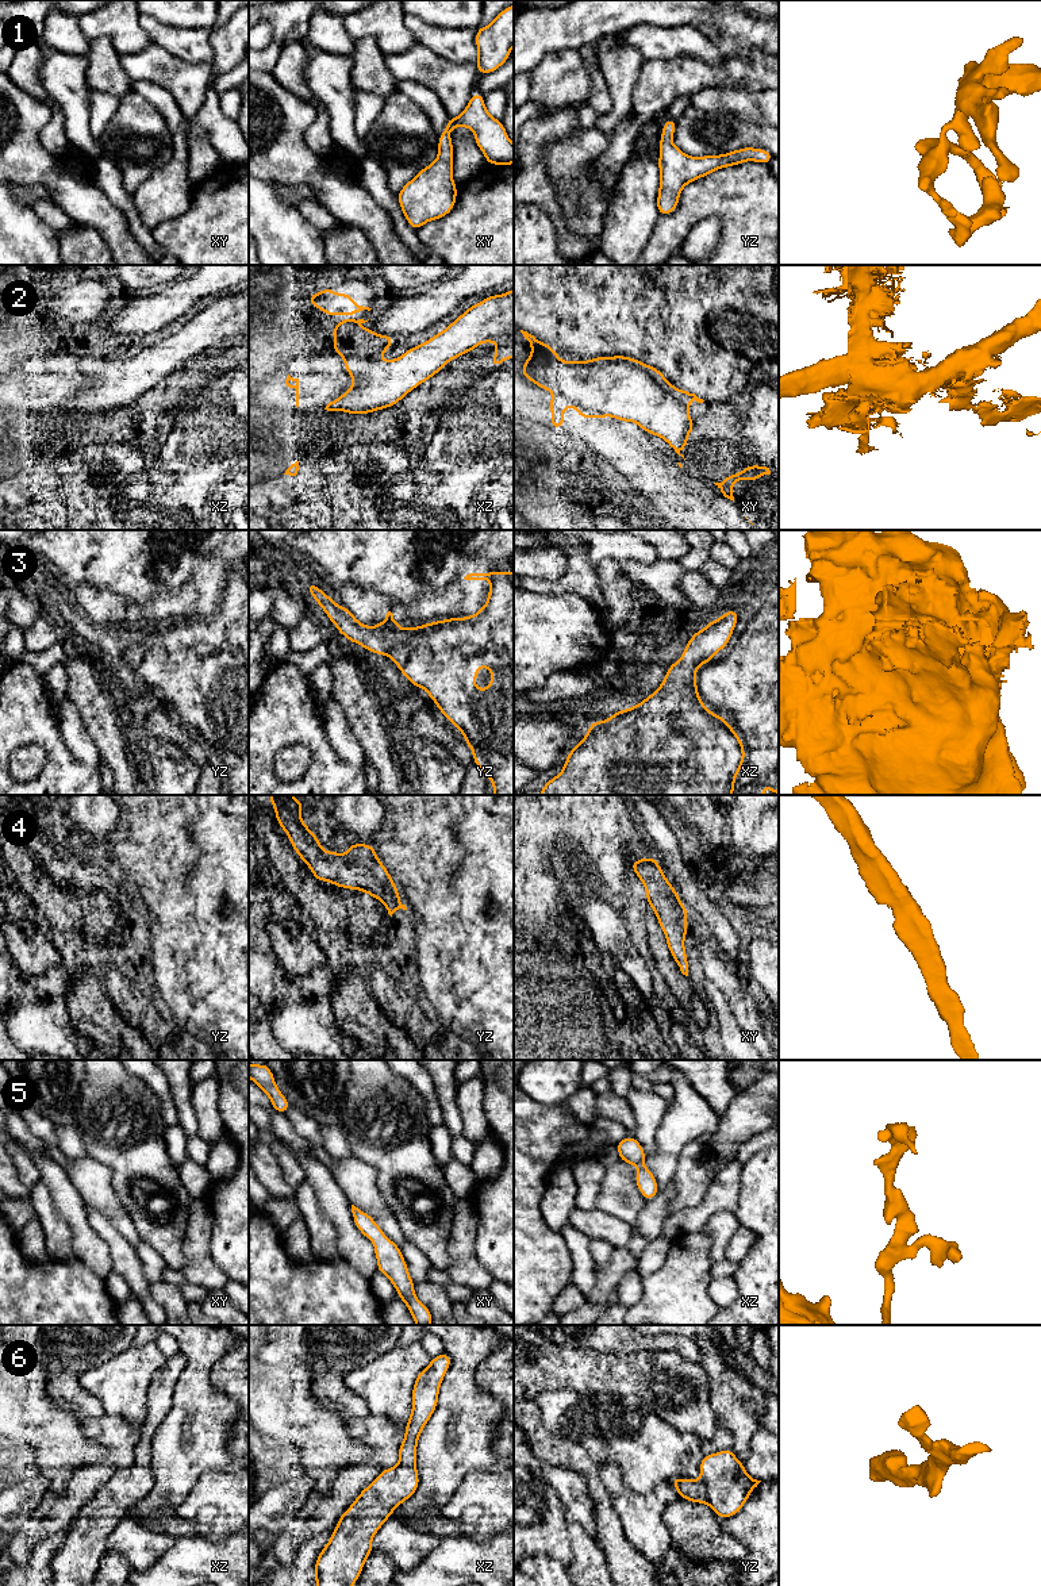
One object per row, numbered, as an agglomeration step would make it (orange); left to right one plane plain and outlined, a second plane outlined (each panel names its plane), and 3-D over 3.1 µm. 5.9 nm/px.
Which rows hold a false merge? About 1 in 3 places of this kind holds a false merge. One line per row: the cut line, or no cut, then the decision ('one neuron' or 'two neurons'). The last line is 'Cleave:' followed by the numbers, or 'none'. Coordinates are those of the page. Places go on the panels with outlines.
1: cut none; one neuron
2: cut xy (563, 361), (629, 360), (644, 369), (687, 409); two neurons
3: cut none; one neuron
4: cut none; one neuron
5: cut none; one neuron
6: cut none; one neuron
Cleave: 2

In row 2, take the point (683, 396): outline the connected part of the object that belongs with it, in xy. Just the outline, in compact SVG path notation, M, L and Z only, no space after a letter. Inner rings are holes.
M612 356L612 357L598 357L598 358L591 358L588 361L564 361L565 364L592 364L596 361L608 361L608 360L627 360L631 364L634 364L635 366L644 369L648 372L648 375L652 377L653 381L658 383L667 392L669 392L676 400L679 400L683 406L685 406L687 408L689 407L689 402L695 400L698 403L703 403L703 399L699 399L695 393L688 392L688 391L683 391L679 389L676 387L673 387L667 379L665 376L656 368L656 366L649 366L645 362L631 358L631 357L625 357L625 356Z

